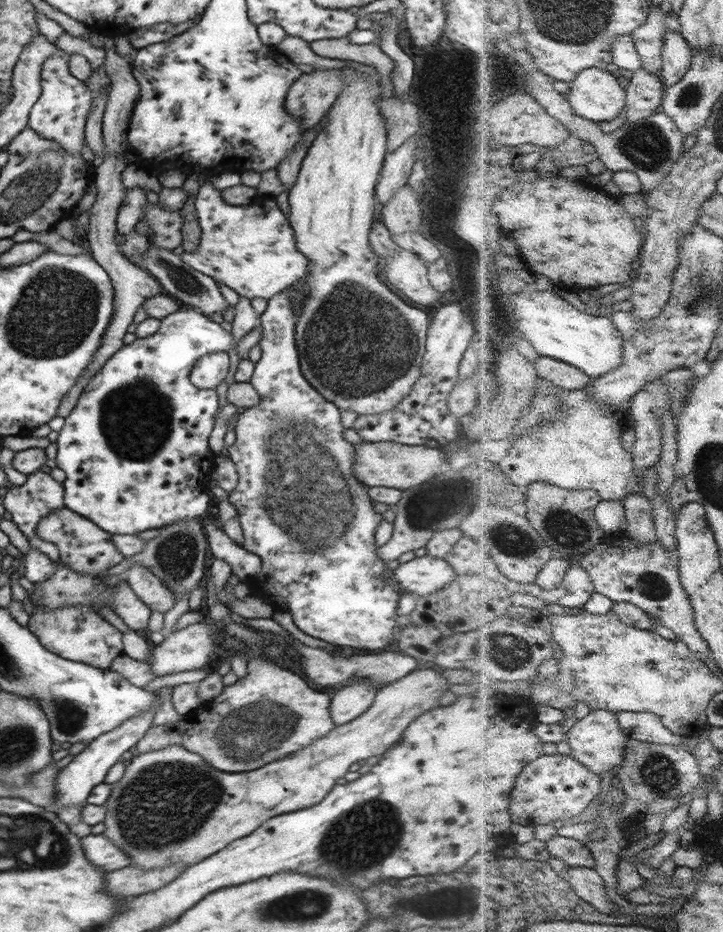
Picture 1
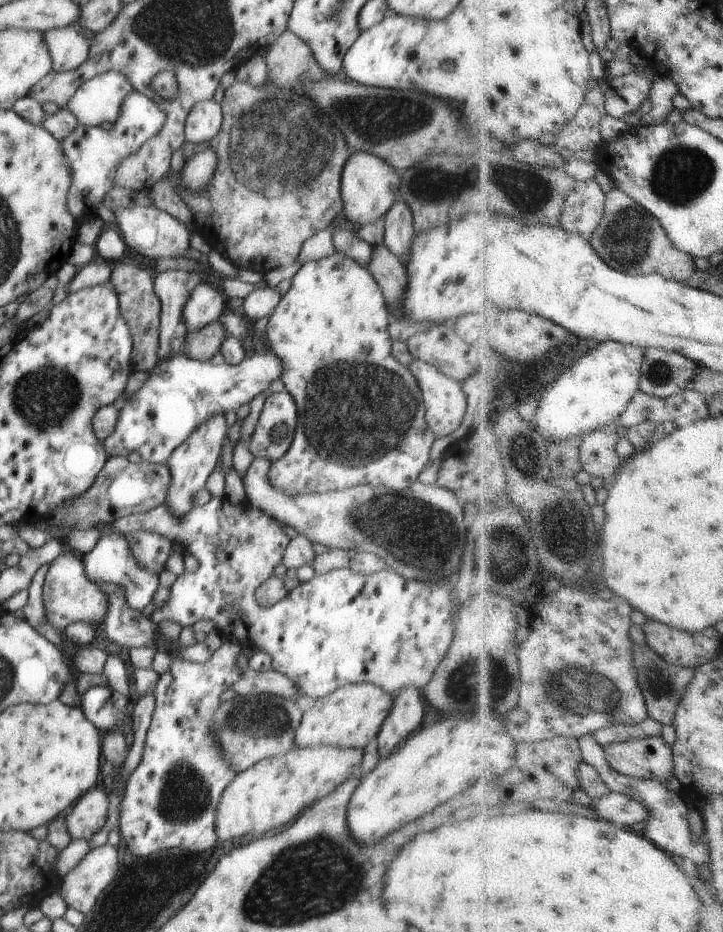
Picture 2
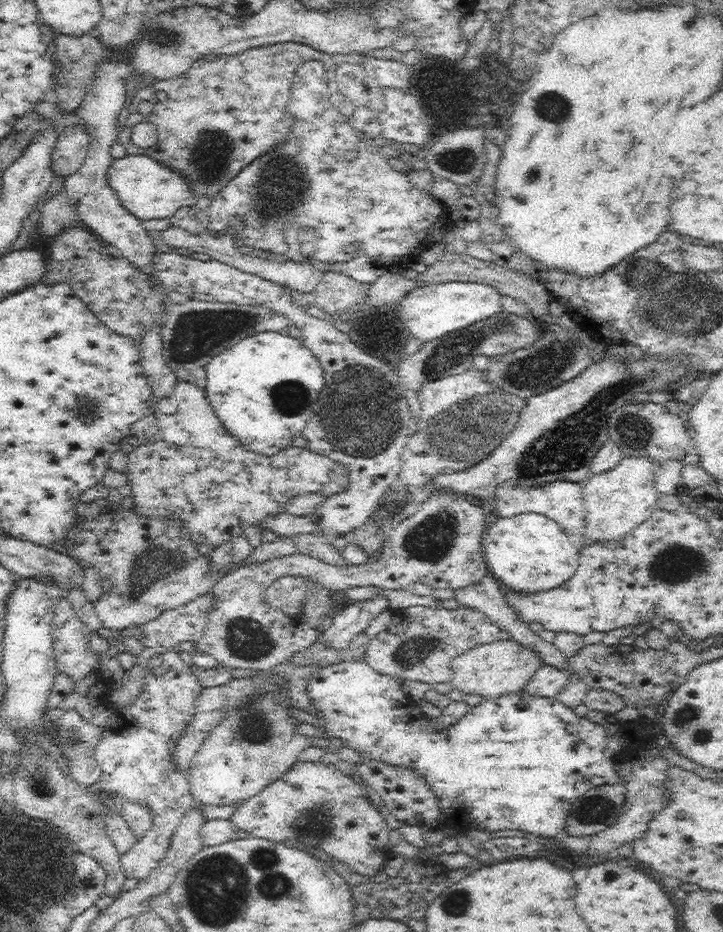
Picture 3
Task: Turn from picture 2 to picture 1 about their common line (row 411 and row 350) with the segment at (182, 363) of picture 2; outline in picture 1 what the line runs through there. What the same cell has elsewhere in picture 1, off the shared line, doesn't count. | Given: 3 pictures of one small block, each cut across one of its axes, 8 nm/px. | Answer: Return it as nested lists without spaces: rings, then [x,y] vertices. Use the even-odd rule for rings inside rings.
[[[186,307],[162,319],[160,329],[154,335],[147,338],[137,338],[131,345],[120,348],[84,386],[76,406],[66,416],[64,427],[60,430],[58,440],[52,447],[50,463],[61,468],[66,475],[66,480],[63,483],[64,506],[72,510],[72,512],[90,519],[98,527],[110,534],[136,535],[143,530],[160,529],[182,519],[202,516],[208,508],[208,502],[210,502],[210,496],[207,493],[207,479],[212,475],[212,470],[215,466],[215,456],[209,448],[208,438],[210,438],[210,432],[214,428],[214,420],[216,420],[216,414],[218,414],[218,408],[220,408],[220,400],[218,400],[218,394],[212,392],[212,389],[202,390],[196,388],[189,377],[194,364],[202,356],[213,354],[212,352],[230,352],[234,348],[234,344],[236,342],[230,329],[226,329],[221,324],[209,320],[208,316],[198,310]]]

